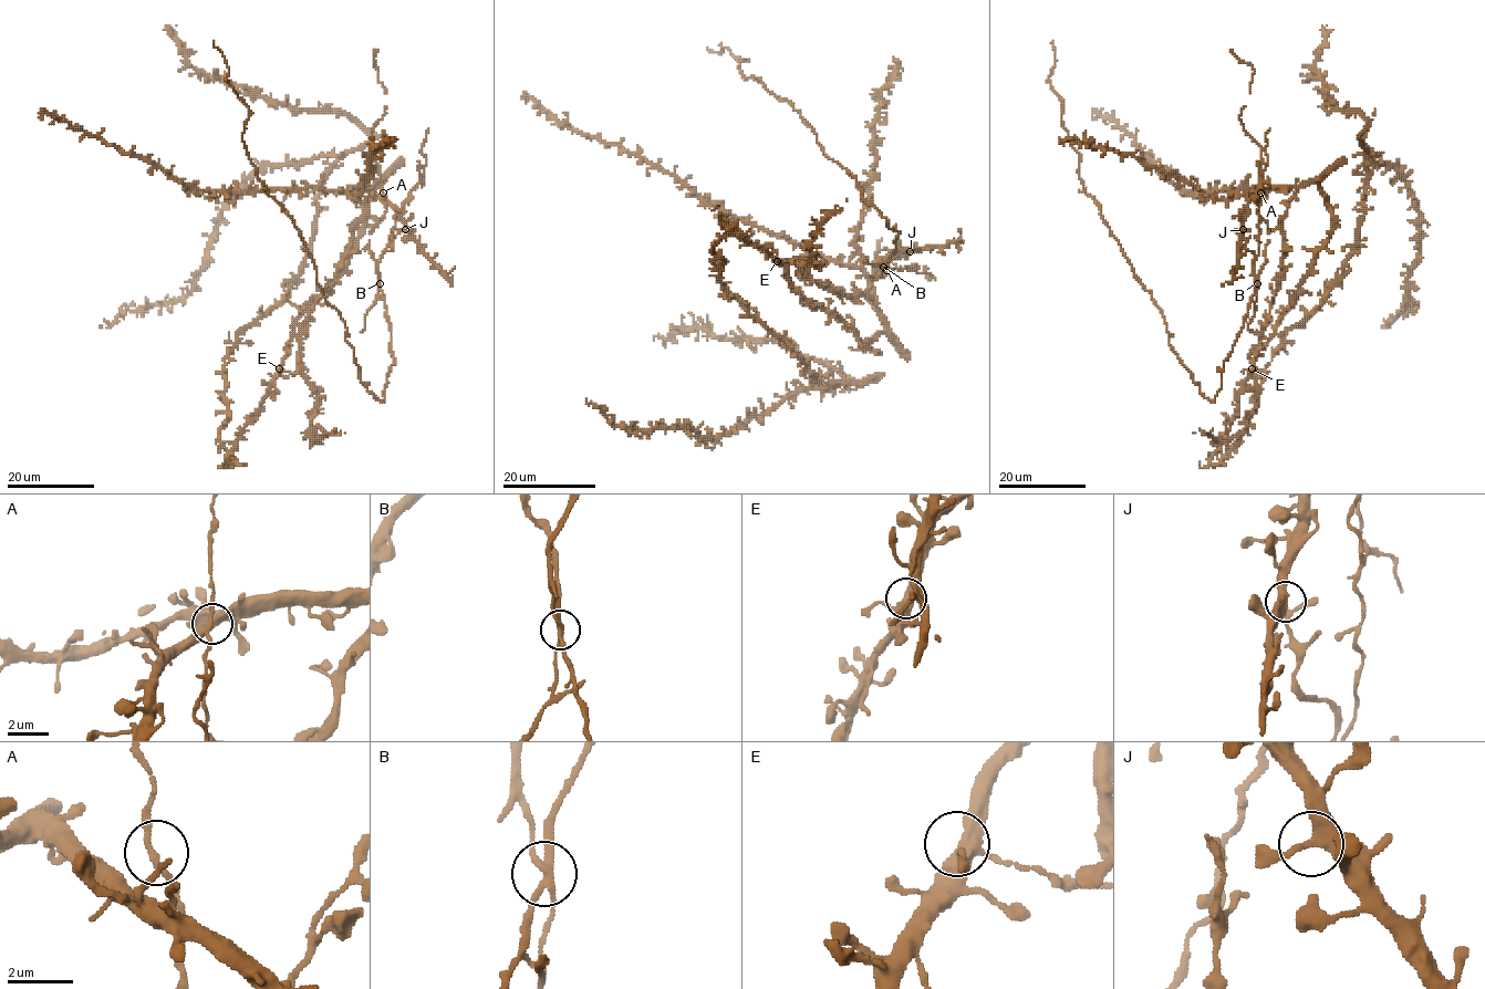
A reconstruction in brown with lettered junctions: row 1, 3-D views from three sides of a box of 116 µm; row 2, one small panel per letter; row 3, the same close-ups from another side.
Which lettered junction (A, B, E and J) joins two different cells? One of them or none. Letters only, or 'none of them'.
B

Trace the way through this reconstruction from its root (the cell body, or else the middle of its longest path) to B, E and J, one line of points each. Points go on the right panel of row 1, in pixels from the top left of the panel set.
B: (1269, 318), (1283, 271), (1283, 218), (1294, 188), (1265, 188), (1248, 205), (1242, 231), (1257, 283)
E: (1269, 318), (1255, 357), (1255, 374), (1252, 368)
J: (1269, 318), (1270, 301), (1283, 271), (1283, 218), (1295, 189), (1262, 190), (1248, 205), (1243, 229)

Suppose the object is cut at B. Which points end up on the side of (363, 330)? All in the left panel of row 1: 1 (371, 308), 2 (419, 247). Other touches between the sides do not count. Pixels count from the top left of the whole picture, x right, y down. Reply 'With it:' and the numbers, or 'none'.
With it: 1

